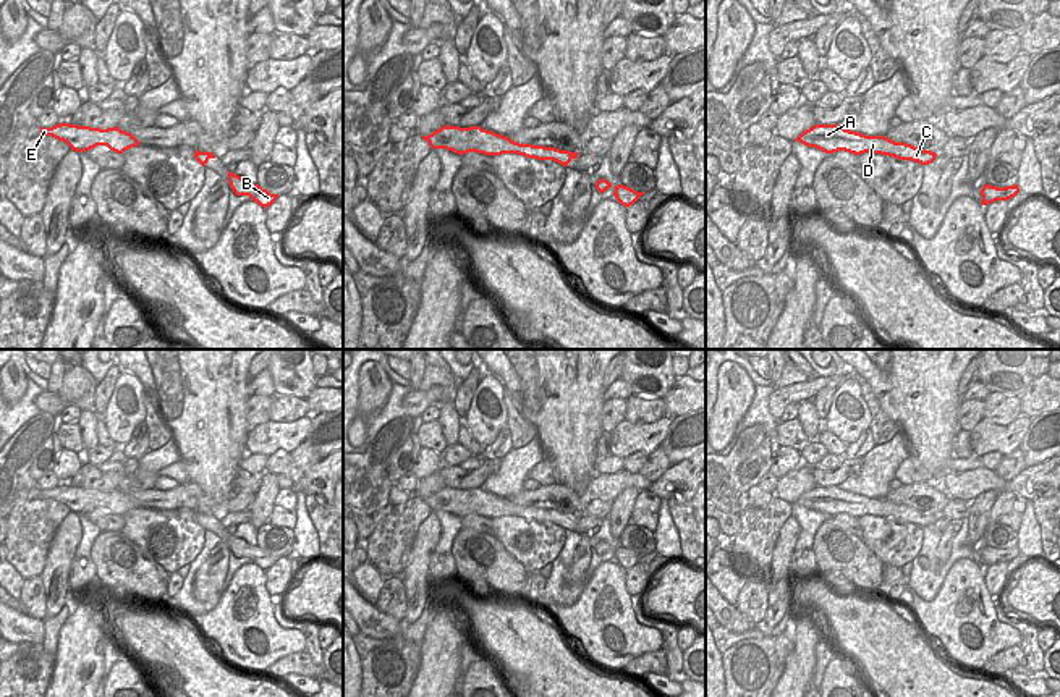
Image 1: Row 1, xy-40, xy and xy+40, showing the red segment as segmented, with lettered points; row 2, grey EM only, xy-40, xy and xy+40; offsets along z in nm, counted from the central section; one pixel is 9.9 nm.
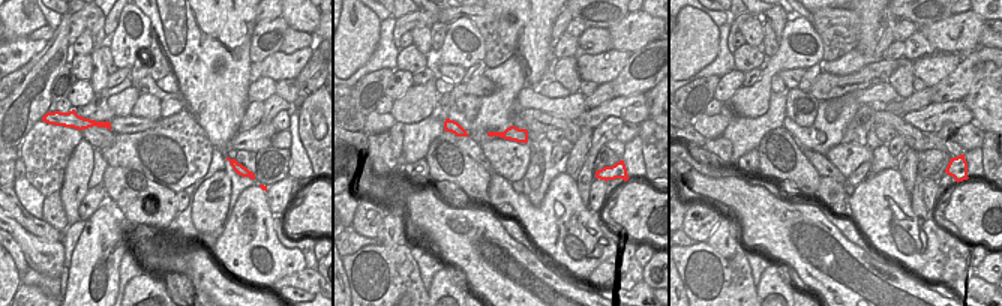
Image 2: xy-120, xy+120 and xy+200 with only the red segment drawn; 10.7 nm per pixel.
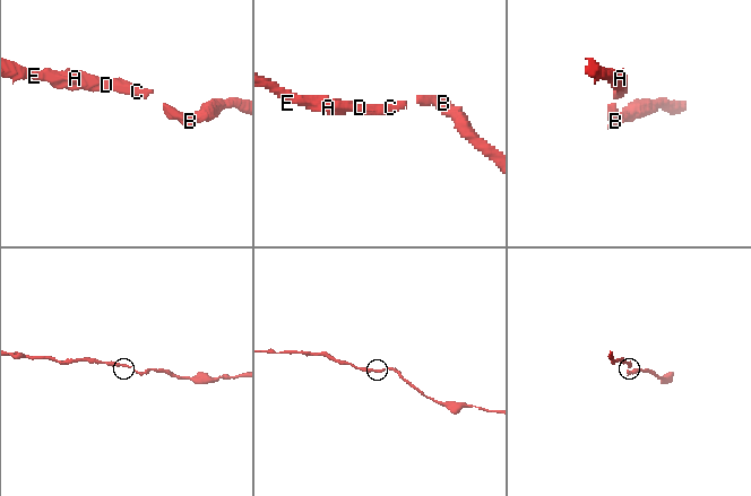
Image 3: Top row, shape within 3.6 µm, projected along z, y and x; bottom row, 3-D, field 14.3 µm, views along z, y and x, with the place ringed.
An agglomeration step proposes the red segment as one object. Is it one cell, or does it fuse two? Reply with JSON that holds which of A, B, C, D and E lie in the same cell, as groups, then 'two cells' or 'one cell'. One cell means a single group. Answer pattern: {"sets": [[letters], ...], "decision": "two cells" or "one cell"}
{"sets": [["A", "B", "C", "D", "E"]], "decision": "one cell"}

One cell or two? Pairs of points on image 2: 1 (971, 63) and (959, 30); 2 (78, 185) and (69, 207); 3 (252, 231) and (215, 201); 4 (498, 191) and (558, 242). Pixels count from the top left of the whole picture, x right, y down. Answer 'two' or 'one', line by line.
1: two
2: one
3: two
4: one

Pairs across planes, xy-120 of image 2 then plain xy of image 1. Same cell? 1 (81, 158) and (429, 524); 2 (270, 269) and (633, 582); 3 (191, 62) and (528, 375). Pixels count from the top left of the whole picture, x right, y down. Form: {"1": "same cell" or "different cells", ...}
{"1": "same cell", "2": "different cells", "3": "same cell"}

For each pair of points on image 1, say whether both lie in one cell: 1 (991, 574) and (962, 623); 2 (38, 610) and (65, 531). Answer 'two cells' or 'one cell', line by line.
1: two cells
2: two cells

